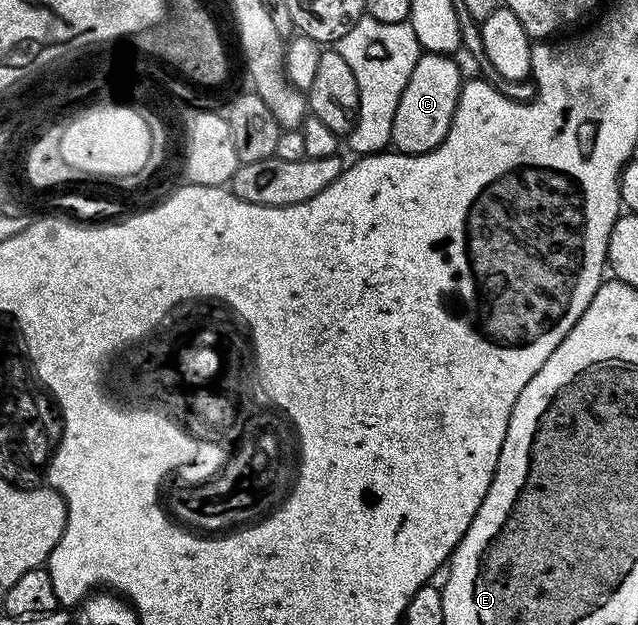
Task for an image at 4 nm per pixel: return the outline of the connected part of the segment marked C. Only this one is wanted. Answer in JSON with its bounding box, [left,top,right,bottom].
[390,54,464,155]

